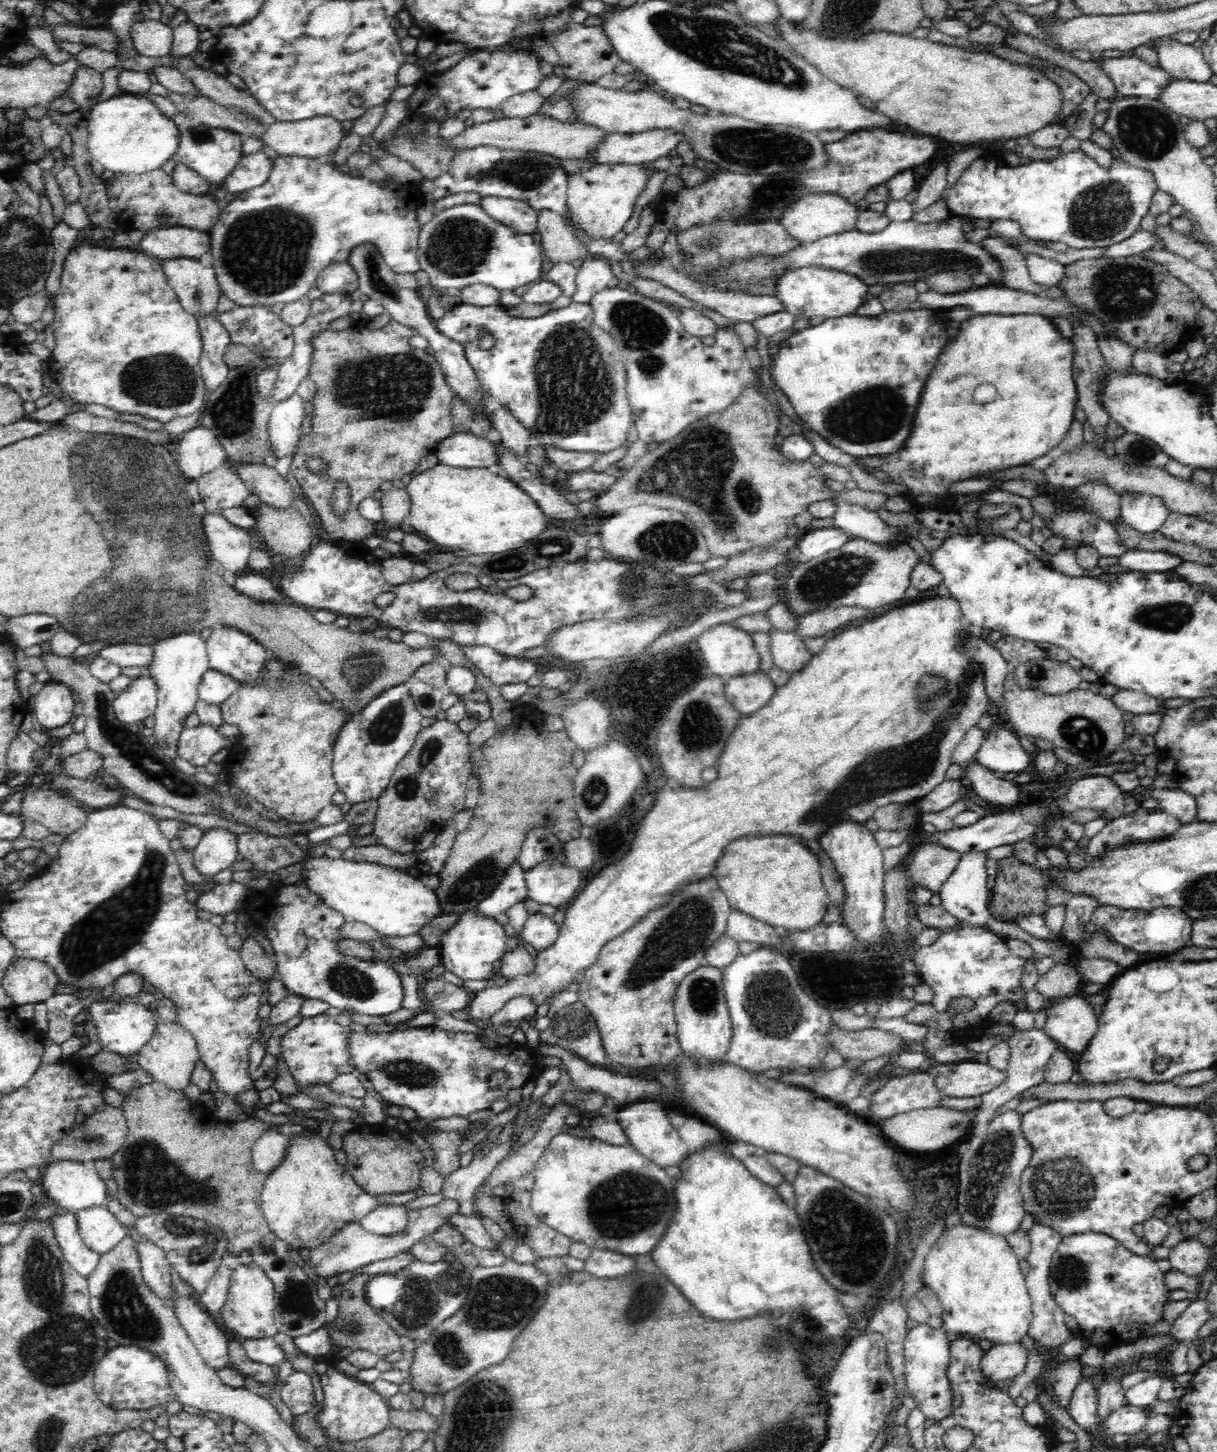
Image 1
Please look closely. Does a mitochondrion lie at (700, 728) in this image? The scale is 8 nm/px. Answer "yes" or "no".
yes

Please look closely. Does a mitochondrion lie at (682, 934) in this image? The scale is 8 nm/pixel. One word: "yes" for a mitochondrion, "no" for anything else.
yes

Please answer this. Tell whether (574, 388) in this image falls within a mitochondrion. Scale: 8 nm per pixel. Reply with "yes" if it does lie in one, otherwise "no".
yes

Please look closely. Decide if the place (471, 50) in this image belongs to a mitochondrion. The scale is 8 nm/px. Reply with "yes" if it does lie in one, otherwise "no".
no

